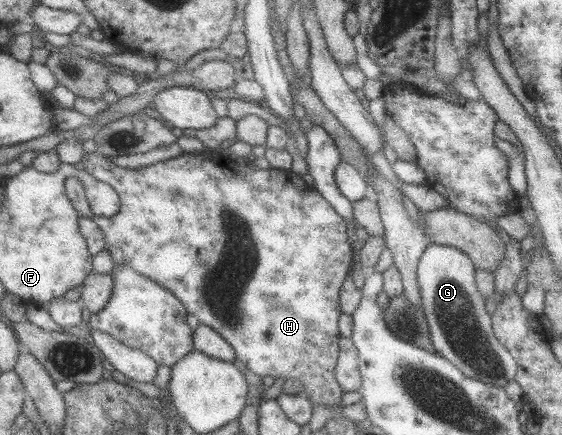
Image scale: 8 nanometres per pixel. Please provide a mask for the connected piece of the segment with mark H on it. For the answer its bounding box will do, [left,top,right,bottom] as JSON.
[65,150,354,408]

